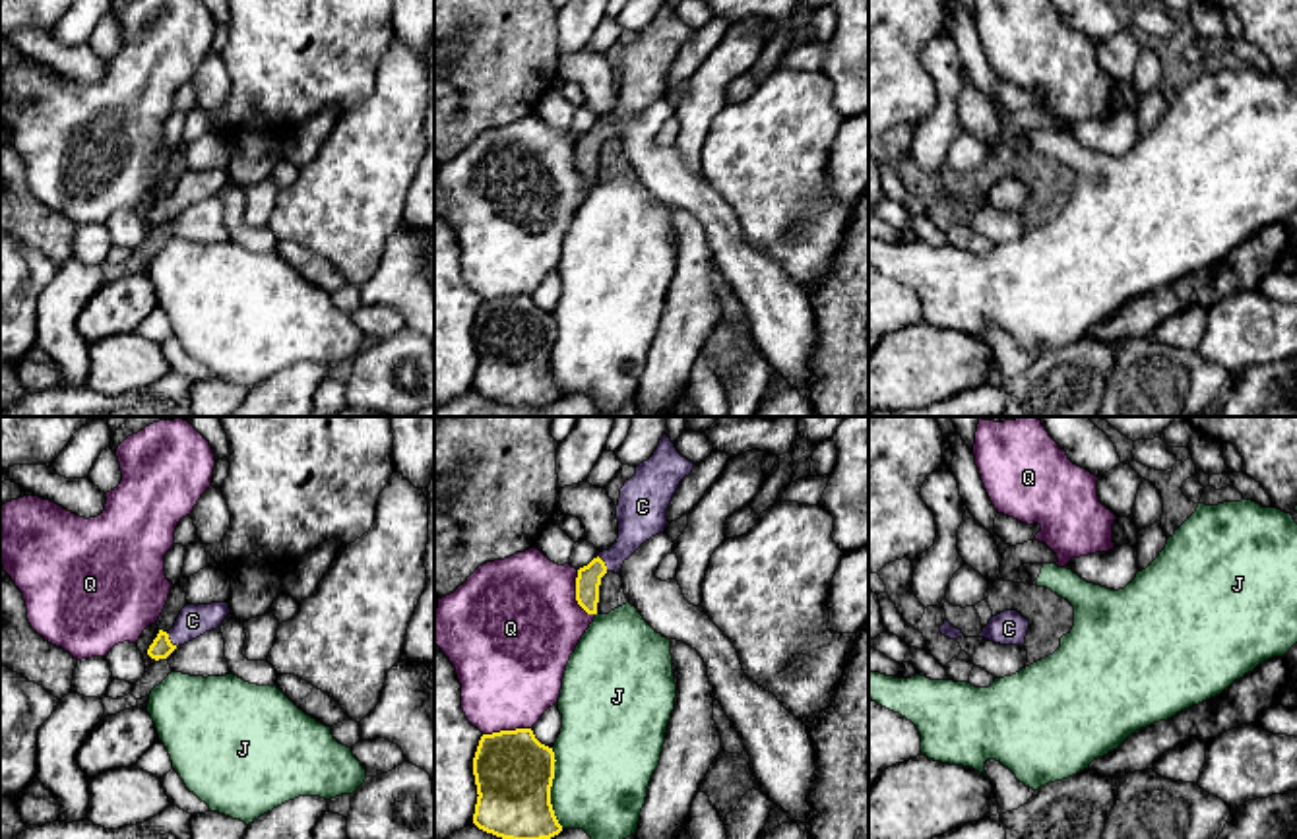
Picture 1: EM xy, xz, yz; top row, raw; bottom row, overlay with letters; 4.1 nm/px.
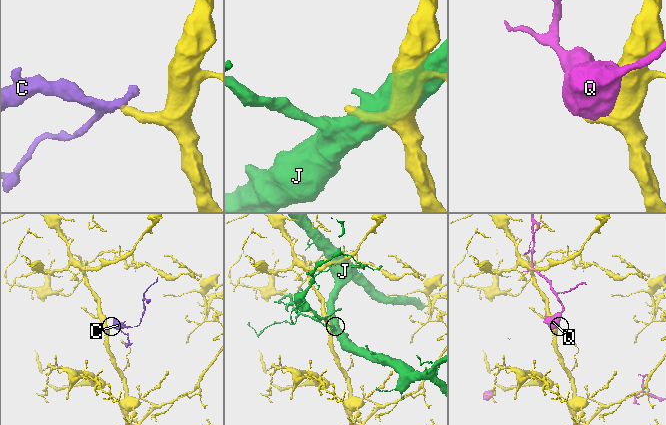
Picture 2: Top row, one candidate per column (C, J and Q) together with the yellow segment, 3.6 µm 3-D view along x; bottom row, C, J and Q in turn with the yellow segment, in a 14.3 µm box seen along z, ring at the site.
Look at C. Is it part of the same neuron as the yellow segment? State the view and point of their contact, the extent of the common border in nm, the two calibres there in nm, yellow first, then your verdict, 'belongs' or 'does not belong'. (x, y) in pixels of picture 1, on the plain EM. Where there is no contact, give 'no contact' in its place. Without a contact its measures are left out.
xy (169, 206) | 80 nm | 90/130 nm | belongs

